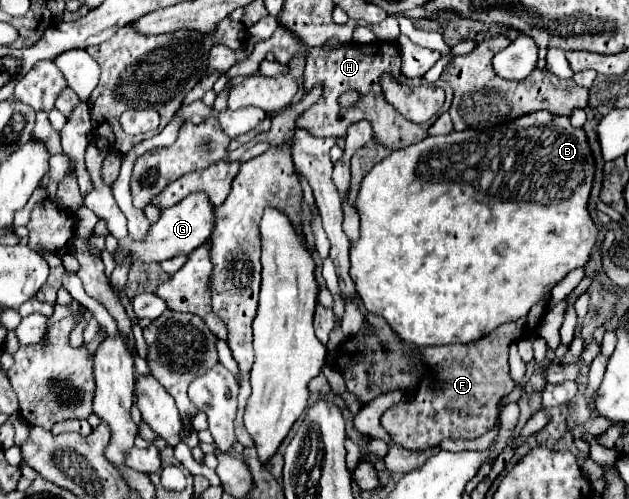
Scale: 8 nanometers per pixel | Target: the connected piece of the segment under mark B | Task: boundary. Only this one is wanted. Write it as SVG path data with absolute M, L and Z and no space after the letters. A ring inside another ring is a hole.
M534 112L530 116L522 116L514 122L490 128L490 130L466 130L466 132L450 132L446 136L428 136L422 142L406 146L402 150L392 152L388 158L378 162L360 182L358 196L354 200L354 208L360 216L360 238L350 246L350 276L356 286L356 294L360 296L364 308L372 314L382 316L390 328L404 340L416 346L444 346L456 342L474 342L484 338L492 330L496 330L504 322L516 322L526 316L528 310L544 298L546 292L552 290L570 270L586 266L596 246L598 230L586 210L588 196L592 190L594 178L594 158L582 128L572 128L568 118L552 116L550 112ZM488 174L488 186L486 176Z

